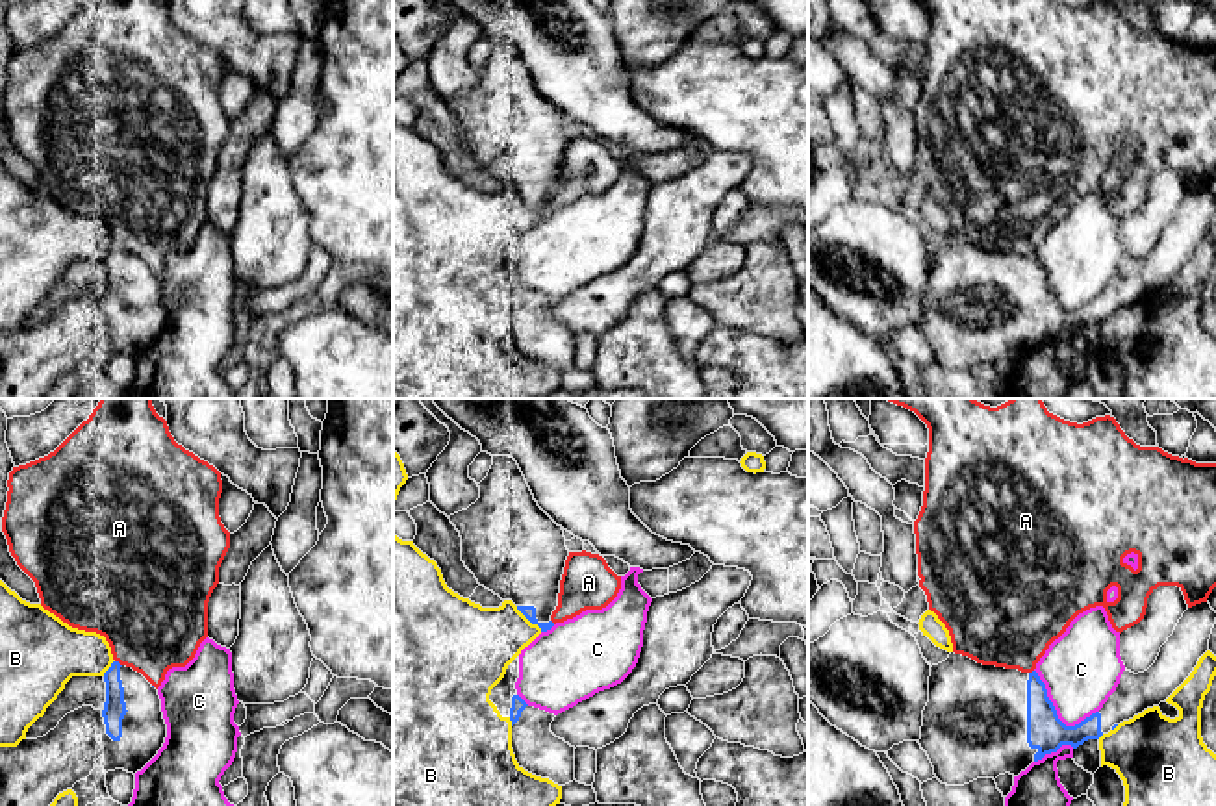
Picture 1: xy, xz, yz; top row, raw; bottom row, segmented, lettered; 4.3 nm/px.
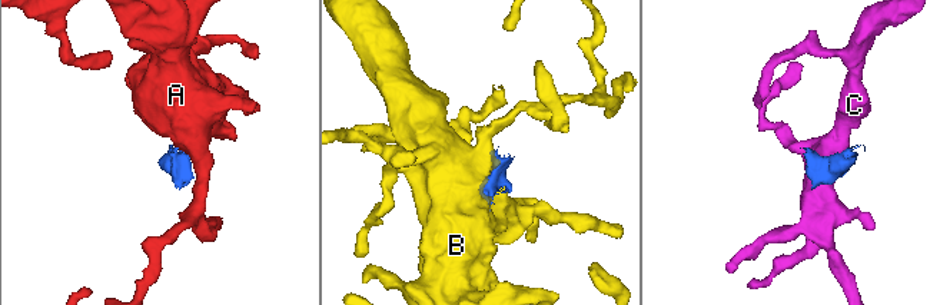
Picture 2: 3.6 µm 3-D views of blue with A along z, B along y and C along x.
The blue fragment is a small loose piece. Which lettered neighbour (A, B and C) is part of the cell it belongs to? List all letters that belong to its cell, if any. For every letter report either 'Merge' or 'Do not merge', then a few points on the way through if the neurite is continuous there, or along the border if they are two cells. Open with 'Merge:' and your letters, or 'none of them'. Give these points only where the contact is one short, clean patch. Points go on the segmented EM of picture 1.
Merge: none of them
A: Do not merge. Boundary: xy (115, 660), (121, 666)
B: Do not merge
C: Do not merge

